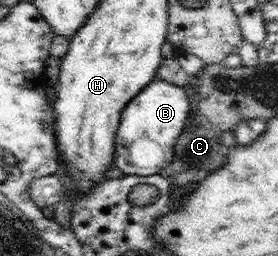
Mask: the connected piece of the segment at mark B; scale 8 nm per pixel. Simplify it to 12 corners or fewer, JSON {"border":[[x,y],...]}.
{"border":[[155,76],[127,103],[113,165],[169,166],[194,117],[185,88]]}

